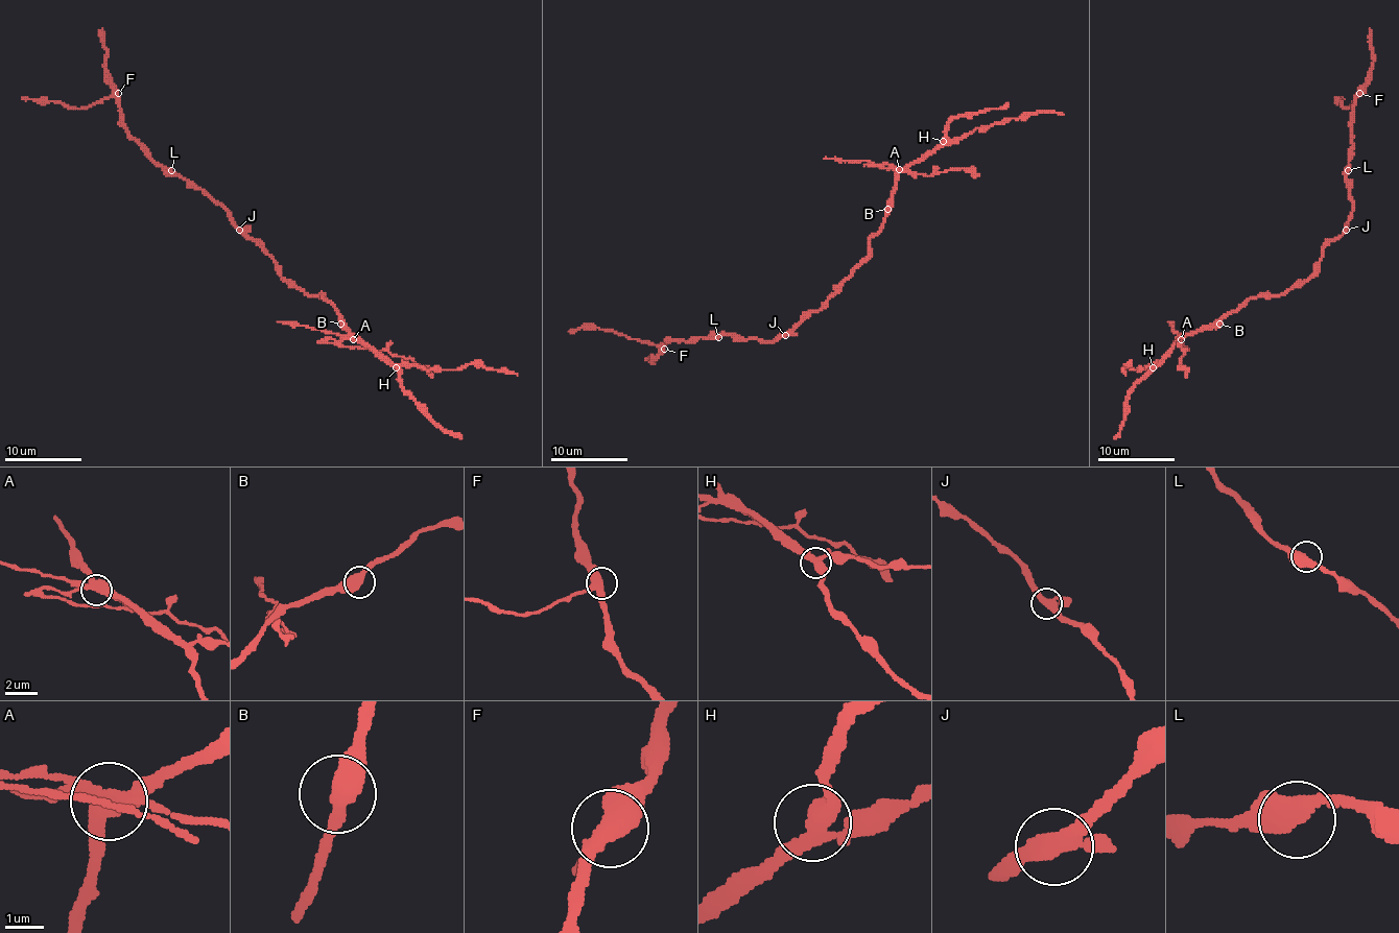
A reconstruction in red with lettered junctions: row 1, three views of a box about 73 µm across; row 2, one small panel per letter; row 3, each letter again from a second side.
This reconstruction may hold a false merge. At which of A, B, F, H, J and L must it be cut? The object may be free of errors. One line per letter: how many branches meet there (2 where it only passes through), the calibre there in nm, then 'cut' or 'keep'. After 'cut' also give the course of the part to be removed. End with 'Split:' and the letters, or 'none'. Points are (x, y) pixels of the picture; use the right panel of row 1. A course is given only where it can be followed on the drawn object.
A: 4 | 420 nm | cut | (1181, 339), (1187, 351), (1179, 362), (1187, 377)
B: 2 | 480 nm | keep
F: 3 | 400 nm | keep
H: 3 | 380 nm | keep
J: 3 | 360 nm | keep
L: 2 | 500 nm | keep
Split: A

